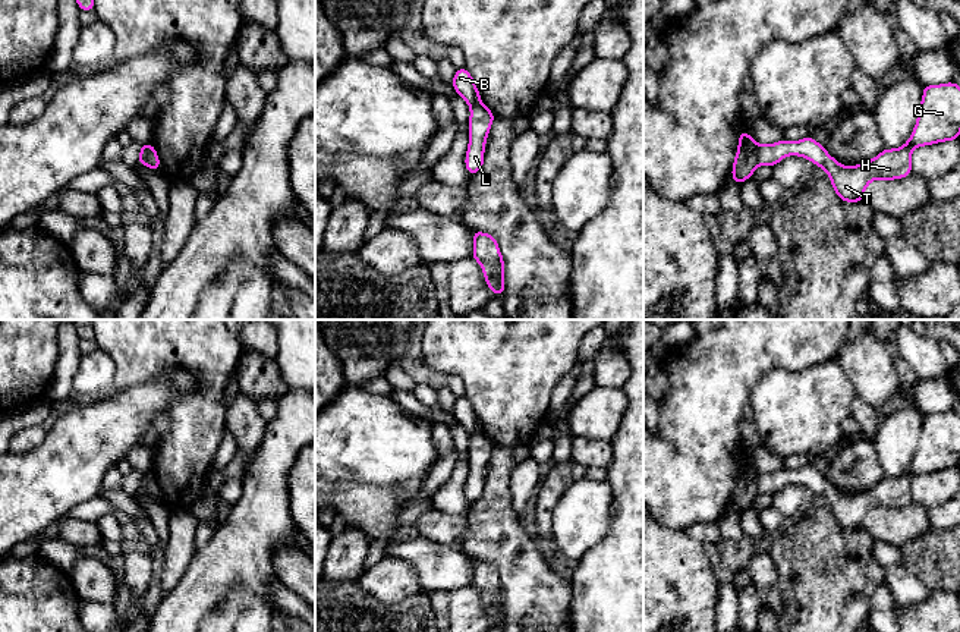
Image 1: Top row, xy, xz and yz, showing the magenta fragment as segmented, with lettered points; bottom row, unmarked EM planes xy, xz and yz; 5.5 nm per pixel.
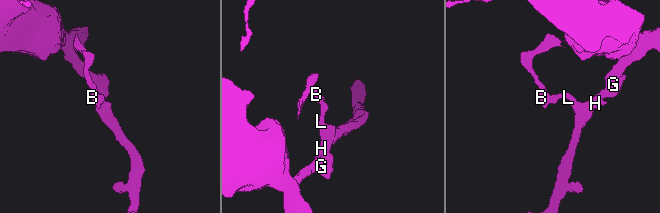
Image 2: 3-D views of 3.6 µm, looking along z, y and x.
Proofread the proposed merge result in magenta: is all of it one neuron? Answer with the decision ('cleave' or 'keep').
cleave

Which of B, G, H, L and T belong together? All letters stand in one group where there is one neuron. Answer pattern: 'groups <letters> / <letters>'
groups B / G H L T

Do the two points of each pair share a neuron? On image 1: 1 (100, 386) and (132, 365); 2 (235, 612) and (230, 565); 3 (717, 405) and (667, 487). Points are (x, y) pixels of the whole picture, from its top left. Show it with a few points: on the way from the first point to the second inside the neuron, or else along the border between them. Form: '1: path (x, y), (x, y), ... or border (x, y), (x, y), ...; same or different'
1: border (98, 348), (115, 364), (115, 389); different
2: border (266, 600), (235, 585), (210, 613); different
3: path (699, 425), (698, 447), (688, 467); same

